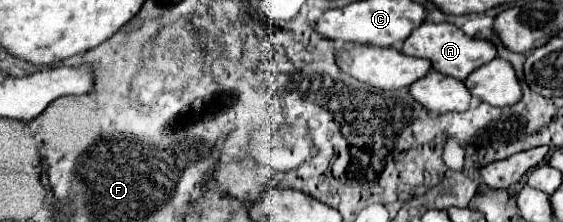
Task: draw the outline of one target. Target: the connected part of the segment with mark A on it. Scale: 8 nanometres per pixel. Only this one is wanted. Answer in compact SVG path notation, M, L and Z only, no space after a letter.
M424 23L424 25L420 25L418 29L414 29L410 33L410 37L400 47L400 53L428 59L432 63L434 71L464 81L472 71L476 71L476 67L480 67L480 65L484 65L484 63L488 63L488 61L492 61L496 57L496 47L490 41L466 37L462 33L462 29L458 29L452 23L440 23L440 25L436 25L436 23Z

